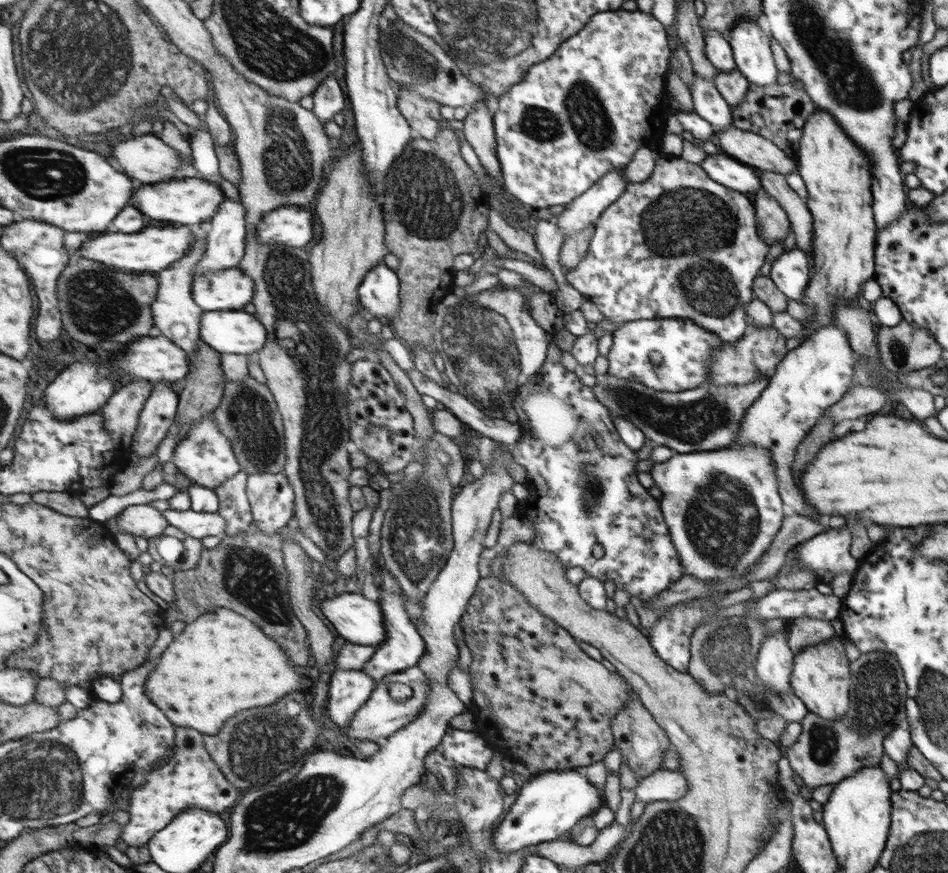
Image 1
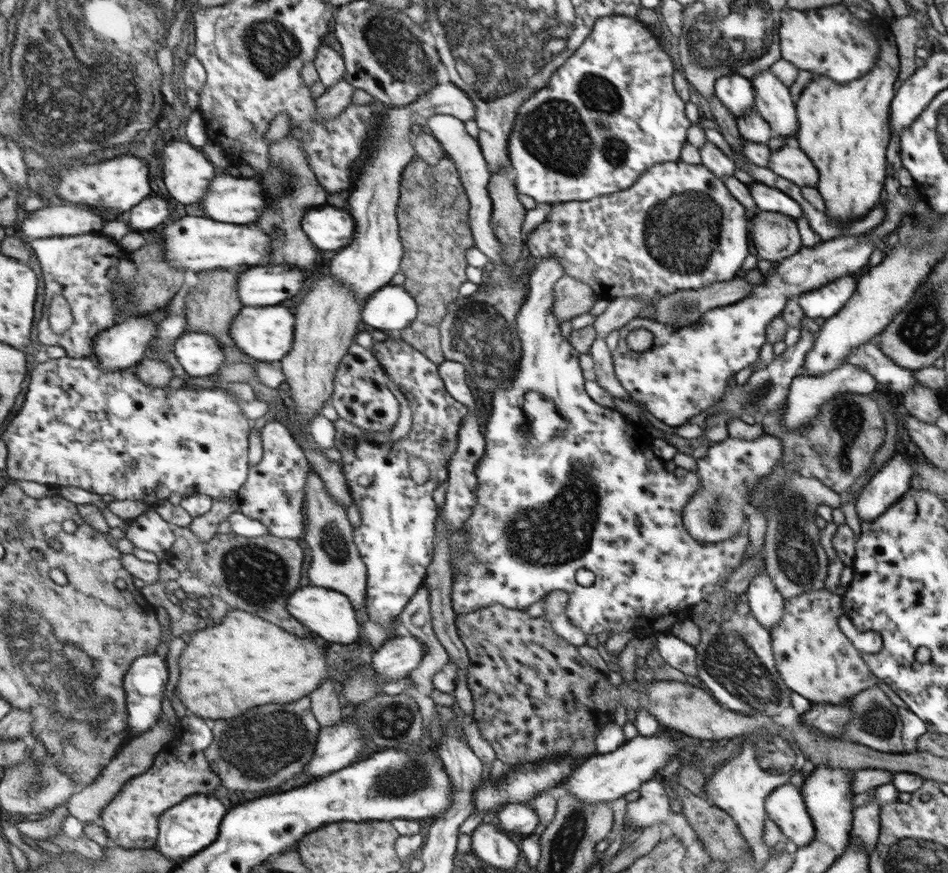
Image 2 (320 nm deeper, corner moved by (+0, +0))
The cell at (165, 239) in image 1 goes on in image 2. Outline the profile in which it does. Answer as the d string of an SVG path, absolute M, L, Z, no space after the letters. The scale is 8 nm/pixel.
M186 216L170 222L164 230L167 257L173 265L195 271L225 270L234 266L268 265L273 258L274 237L260 225L223 223L210 217Z

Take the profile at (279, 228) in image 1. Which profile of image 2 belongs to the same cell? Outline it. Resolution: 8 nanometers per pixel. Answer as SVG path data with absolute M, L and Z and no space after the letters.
M326 206L306 216L306 232L320 250L338 250L357 238L357 218L349 208Z

